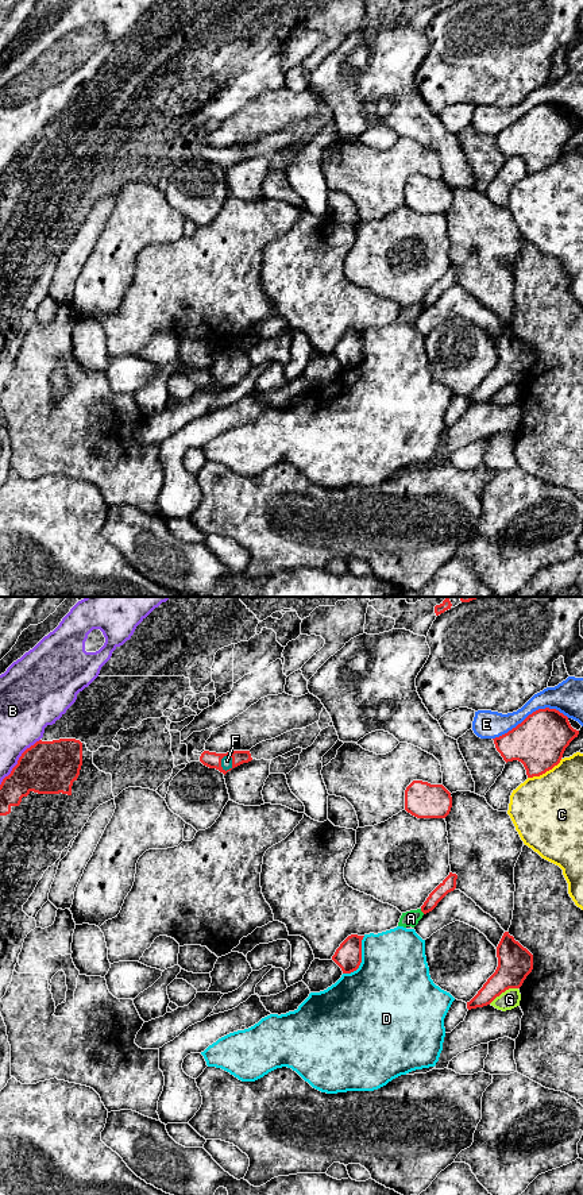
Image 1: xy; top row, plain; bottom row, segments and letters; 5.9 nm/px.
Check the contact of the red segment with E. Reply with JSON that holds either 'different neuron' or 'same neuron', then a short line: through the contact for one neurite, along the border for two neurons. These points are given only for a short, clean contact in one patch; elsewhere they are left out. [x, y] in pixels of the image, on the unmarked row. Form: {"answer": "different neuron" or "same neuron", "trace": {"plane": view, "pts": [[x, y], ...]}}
{"answer": "same neuron"}

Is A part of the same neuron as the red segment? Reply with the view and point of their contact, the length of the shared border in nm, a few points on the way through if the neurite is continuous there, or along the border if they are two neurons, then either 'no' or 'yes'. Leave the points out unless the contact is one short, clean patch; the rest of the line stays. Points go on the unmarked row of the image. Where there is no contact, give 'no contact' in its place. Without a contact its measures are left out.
xy (423, 307) | 40 nm | along xy (420, 304), (424, 308) | no

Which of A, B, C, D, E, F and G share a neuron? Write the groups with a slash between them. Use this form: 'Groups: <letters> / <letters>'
Groups: A G / B / C / D / E F

